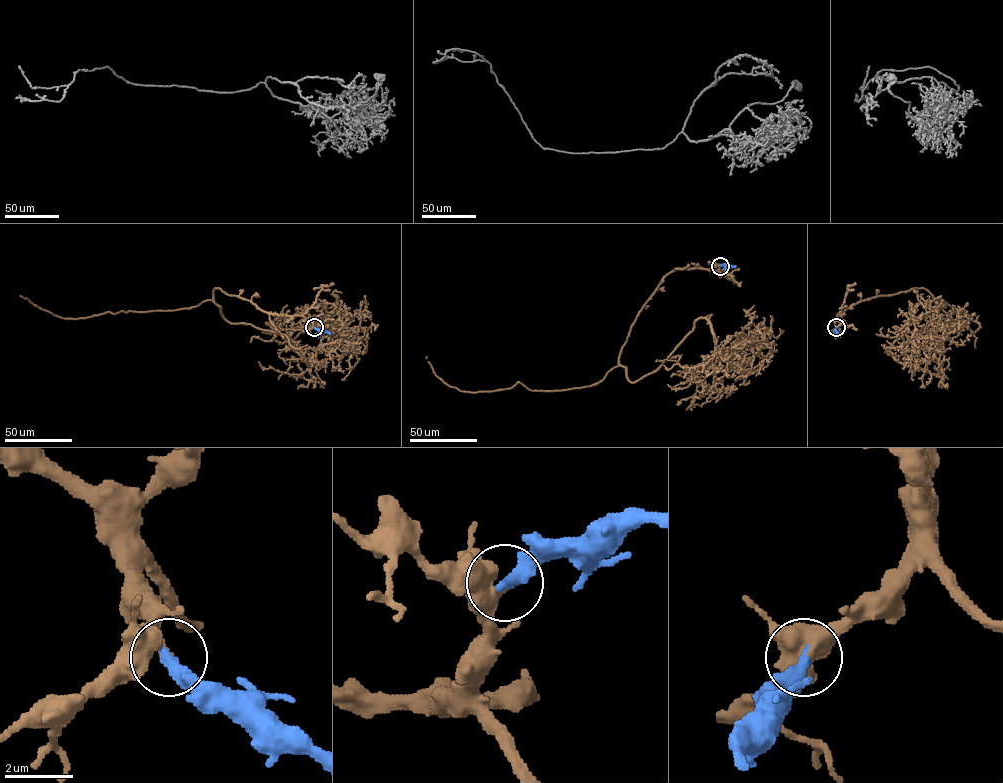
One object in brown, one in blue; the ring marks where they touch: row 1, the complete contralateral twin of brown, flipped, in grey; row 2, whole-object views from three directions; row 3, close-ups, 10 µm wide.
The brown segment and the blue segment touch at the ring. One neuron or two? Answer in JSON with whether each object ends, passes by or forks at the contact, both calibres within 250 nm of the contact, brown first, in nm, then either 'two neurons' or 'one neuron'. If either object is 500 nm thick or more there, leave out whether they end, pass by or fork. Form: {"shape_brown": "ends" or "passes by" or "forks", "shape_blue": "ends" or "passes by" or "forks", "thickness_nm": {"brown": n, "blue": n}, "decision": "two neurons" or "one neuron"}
{"thickness_nm": {"brown": 500, "blue": 400}, "decision": "one neuron"}

